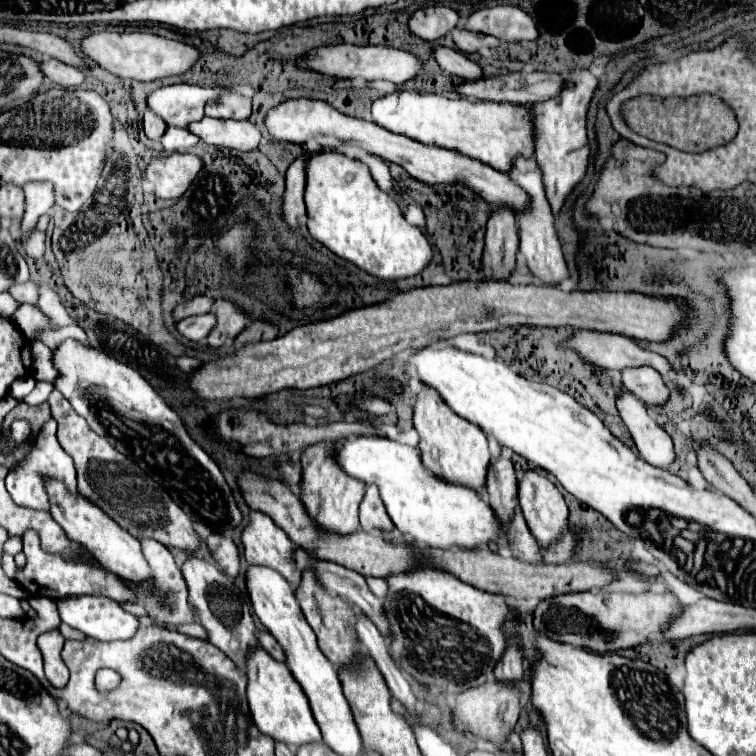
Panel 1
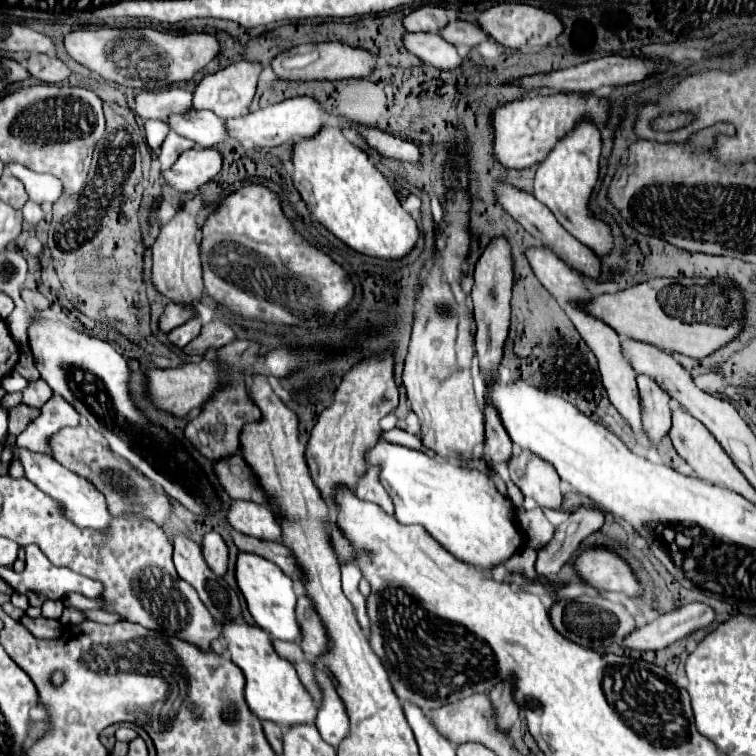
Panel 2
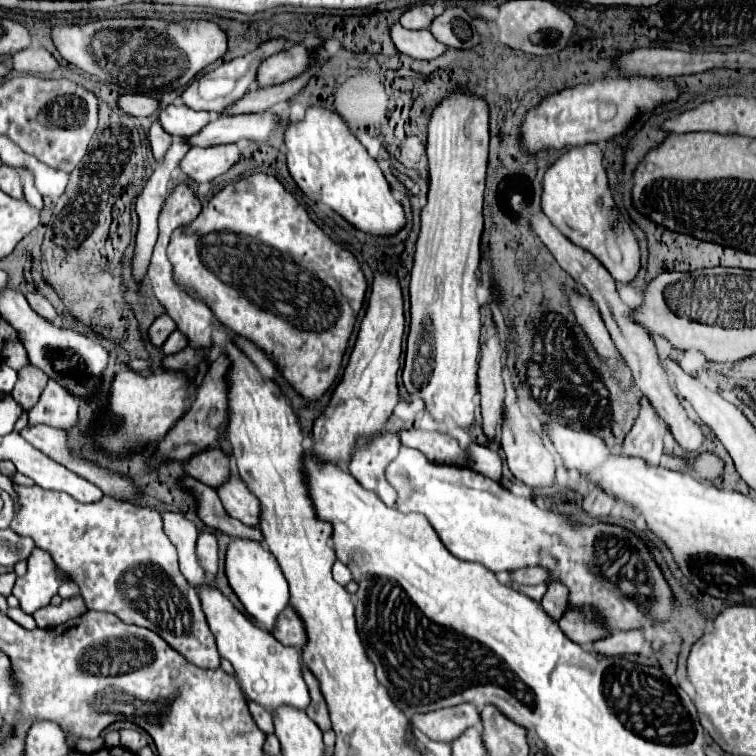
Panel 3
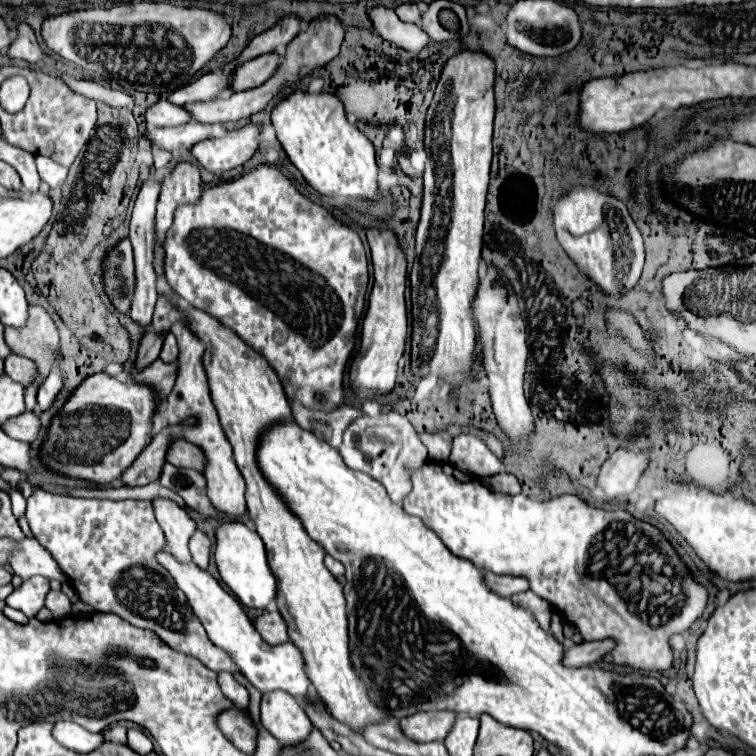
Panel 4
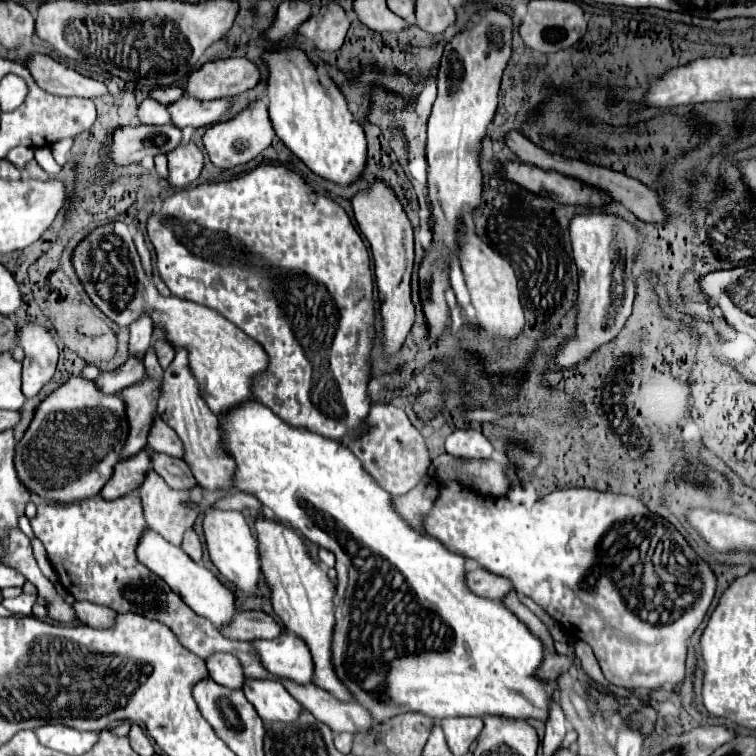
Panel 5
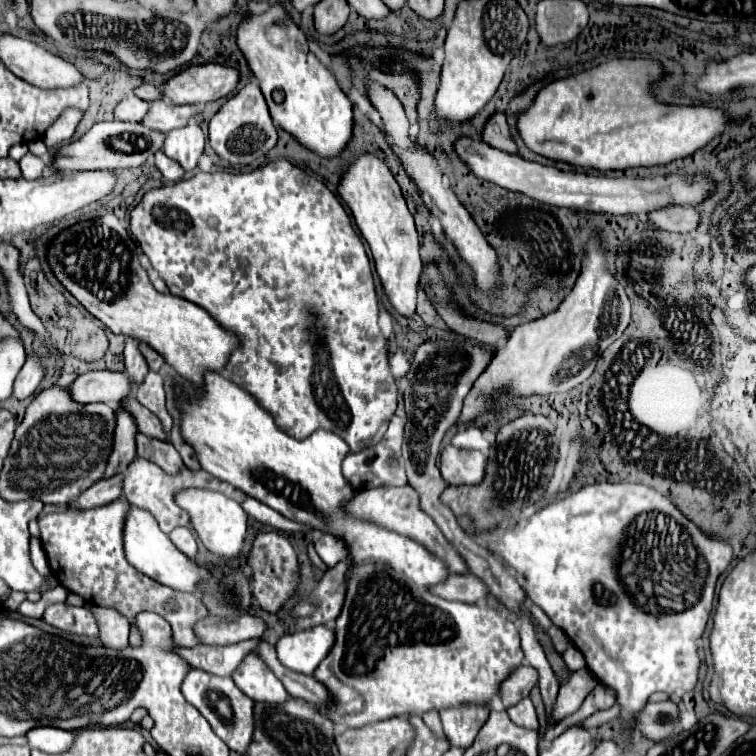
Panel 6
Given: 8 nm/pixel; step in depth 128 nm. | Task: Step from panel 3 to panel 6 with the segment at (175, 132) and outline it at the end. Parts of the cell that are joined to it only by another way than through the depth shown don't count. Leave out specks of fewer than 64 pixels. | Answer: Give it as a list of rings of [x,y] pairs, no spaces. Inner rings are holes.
[[[128,96],[116,106],[116,120],[122,122],[140,122],[148,114],[150,104],[140,100],[138,96]]]

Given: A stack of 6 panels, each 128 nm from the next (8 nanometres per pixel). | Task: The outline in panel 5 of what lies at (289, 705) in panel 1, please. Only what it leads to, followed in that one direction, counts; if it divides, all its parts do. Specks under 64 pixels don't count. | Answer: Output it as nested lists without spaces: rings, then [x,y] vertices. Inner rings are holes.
[[[146,530],[140,544],[138,544],[138,560],[152,568],[152,572],[156,572],[160,578],[166,580],[166,584],[200,616],[208,618],[218,630],[228,626],[232,620],[232,614],[236,610],[234,604],[234,594],[210,572],[206,570],[202,564],[196,564],[194,560],[188,558],[188,554],[182,548],[176,548],[172,544],[168,544],[162,536],[158,536],[154,530]],[[284,632],[276,640],[252,640],[250,646],[262,666],[276,678],[292,680],[296,684],[312,682],[312,656],[298,636]]]

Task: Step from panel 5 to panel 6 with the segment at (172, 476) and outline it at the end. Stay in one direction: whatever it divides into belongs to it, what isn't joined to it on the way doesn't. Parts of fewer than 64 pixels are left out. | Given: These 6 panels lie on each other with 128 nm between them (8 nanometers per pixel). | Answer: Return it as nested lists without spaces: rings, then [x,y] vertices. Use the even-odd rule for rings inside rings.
[[[138,432],[136,436],[136,444],[138,444],[138,456],[144,460],[152,460],[154,464],[158,464],[164,472],[168,472],[170,476],[176,476],[184,464],[180,454],[176,452],[176,448],[168,442],[160,442],[160,440],[152,440],[144,434]]]

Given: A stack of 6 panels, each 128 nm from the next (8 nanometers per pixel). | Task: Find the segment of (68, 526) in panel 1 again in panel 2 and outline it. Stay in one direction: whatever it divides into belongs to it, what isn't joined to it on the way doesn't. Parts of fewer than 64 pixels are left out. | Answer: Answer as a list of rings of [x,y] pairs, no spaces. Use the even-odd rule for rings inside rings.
[[[14,448],[14,452],[20,456],[20,460],[24,464],[26,478],[36,488],[40,488],[44,494],[52,496],[52,500],[56,500],[62,506],[66,518],[72,520],[72,524],[76,524],[80,528],[92,528],[92,530],[98,530],[98,532],[104,532],[104,534],[108,532],[112,516],[106,508],[106,500],[104,500],[104,496],[100,496],[100,492],[88,480],[66,470],[60,462],[52,460],[50,456],[34,454],[34,452],[28,452],[28,450],[18,450],[18,448]]]

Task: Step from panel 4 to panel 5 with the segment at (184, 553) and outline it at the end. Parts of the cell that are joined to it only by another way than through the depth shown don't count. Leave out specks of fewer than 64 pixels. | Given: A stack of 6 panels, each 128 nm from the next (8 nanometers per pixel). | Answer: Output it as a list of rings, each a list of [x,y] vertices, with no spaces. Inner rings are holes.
[[[154,470],[148,472],[144,484],[140,486],[140,498],[142,498],[142,508],[144,508],[144,518],[148,522],[148,526],[158,532],[160,536],[164,536],[164,540],[168,540],[170,544],[174,546],[182,546],[182,538],[184,538],[184,532],[188,528],[194,526],[194,520],[200,512],[204,512],[212,502],[216,502],[218,498],[216,496],[222,496],[222,494],[212,494],[212,492],[206,492],[204,488],[196,486],[192,488],[190,492],[180,492],[180,490],[172,490]],[[184,500],[194,500],[198,502],[198,508],[186,508],[182,502]]]

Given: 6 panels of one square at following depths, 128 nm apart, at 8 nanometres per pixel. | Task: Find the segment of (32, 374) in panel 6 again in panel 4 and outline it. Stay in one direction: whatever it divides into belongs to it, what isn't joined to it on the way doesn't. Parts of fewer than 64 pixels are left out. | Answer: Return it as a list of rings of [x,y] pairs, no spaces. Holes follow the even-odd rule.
[[[30,304],[30,318],[24,328],[4,328],[4,339],[10,350],[18,356],[26,356],[36,362],[38,366],[38,380],[36,384],[26,388],[26,410],[32,412],[36,406],[36,390],[40,382],[48,376],[54,358],[60,352],[58,344],[58,328],[52,316],[38,304]]]

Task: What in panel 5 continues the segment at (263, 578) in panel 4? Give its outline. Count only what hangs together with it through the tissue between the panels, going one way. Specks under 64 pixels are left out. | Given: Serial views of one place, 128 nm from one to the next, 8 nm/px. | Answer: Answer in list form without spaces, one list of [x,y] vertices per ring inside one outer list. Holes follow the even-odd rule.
[[[208,510],[204,518],[204,536],[210,558],[214,566],[220,570],[220,574],[228,582],[232,582],[238,590],[242,590],[246,596],[254,596],[258,592],[262,570],[260,570],[258,540],[250,532],[250,526],[246,524],[244,516],[234,510]]]

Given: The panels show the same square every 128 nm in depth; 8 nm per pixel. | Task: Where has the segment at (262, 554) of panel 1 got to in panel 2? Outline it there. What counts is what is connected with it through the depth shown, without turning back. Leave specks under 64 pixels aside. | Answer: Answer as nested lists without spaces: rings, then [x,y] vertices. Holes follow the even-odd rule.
[[[234,500],[230,510],[230,526],[240,534],[258,540],[266,542],[282,540],[282,526],[278,516],[272,512],[272,508],[256,502]]]

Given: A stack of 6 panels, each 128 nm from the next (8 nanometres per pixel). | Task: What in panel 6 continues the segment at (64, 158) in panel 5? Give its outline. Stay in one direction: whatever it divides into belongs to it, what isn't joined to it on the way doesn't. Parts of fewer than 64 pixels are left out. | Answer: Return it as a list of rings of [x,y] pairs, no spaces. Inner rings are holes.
[[[70,108],[70,110],[64,110],[62,116],[50,126],[48,134],[44,134],[44,144],[50,148],[50,150],[56,150],[60,148],[60,144],[66,144],[70,142],[70,138],[74,136],[74,130],[78,126],[82,118],[82,112]]]

